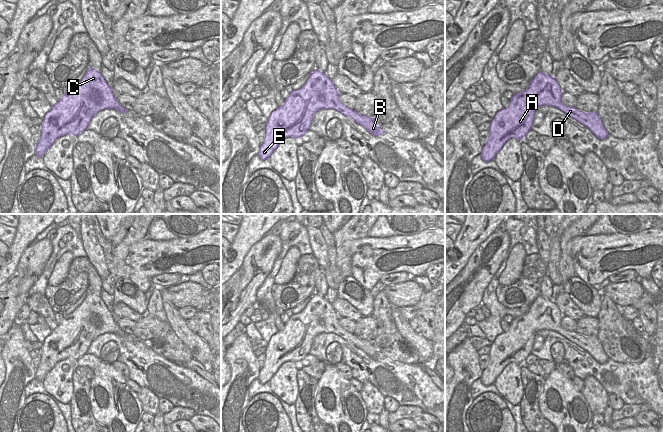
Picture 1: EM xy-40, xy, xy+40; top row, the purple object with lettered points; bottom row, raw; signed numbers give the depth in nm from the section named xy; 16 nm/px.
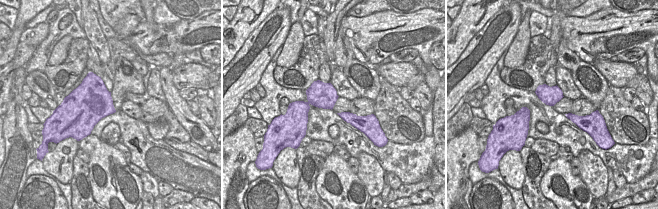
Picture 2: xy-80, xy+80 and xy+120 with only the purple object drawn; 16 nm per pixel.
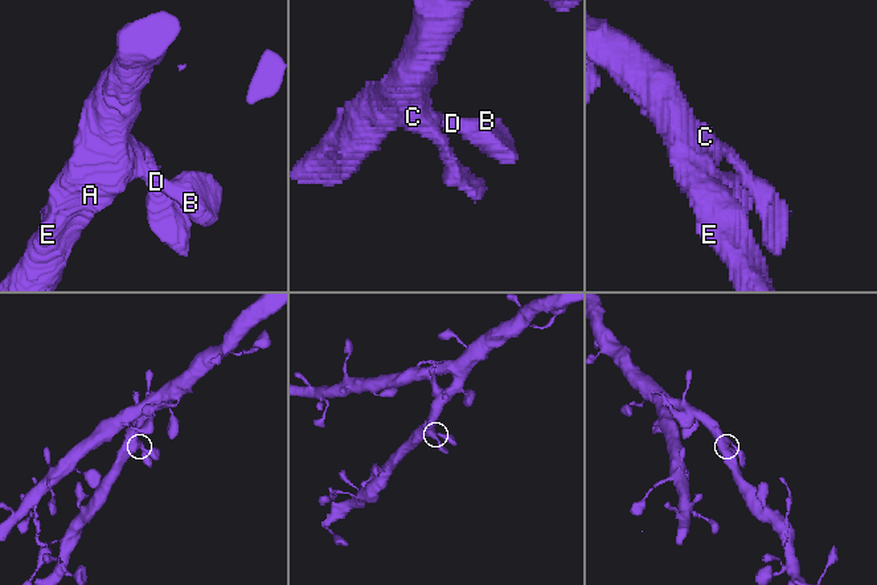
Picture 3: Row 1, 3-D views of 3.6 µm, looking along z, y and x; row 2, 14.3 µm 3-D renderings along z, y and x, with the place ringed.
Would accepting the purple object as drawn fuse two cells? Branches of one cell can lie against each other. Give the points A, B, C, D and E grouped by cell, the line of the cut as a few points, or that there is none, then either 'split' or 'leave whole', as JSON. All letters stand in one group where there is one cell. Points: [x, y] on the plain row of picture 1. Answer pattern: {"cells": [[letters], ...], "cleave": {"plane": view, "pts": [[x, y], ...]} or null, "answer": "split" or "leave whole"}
{"cells": [["A", "B", "C", "D", "E"]], "cleave": null, "answer": "leave whole"}

